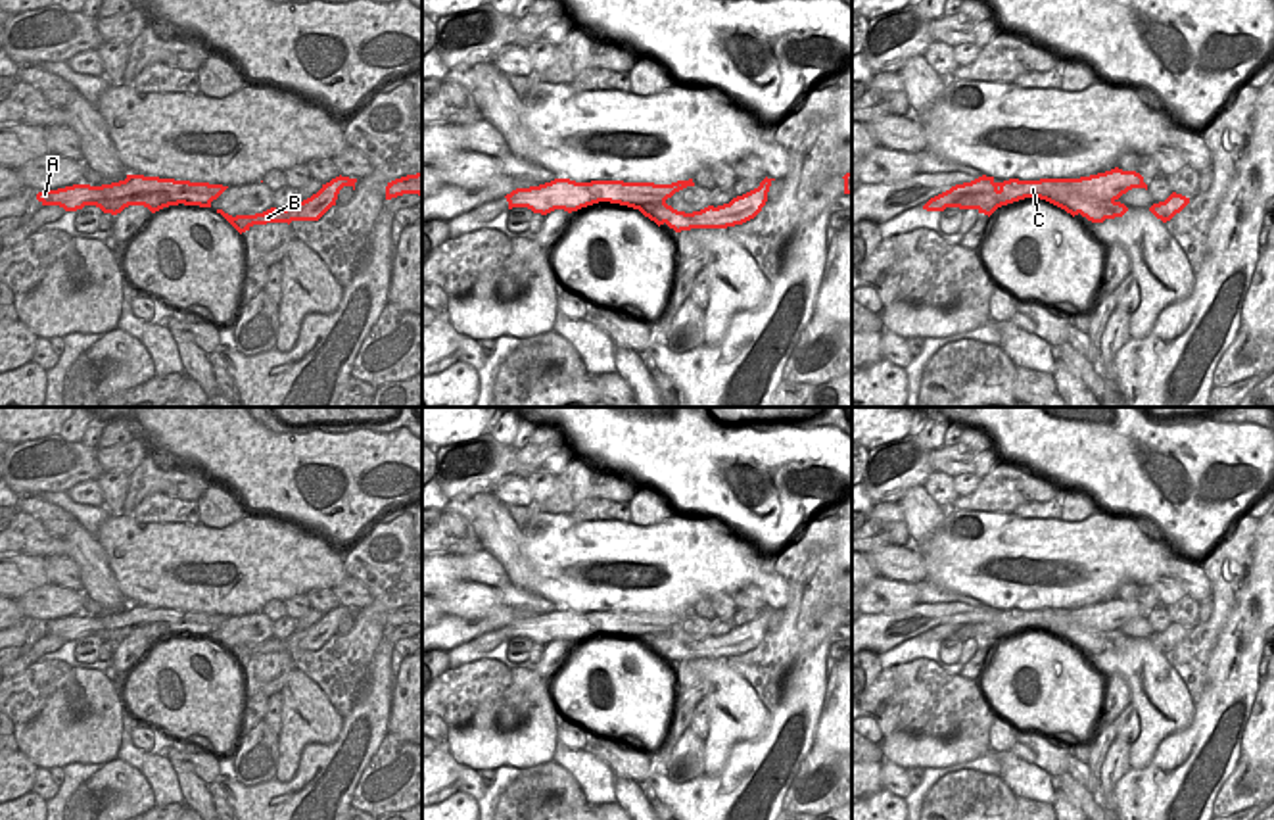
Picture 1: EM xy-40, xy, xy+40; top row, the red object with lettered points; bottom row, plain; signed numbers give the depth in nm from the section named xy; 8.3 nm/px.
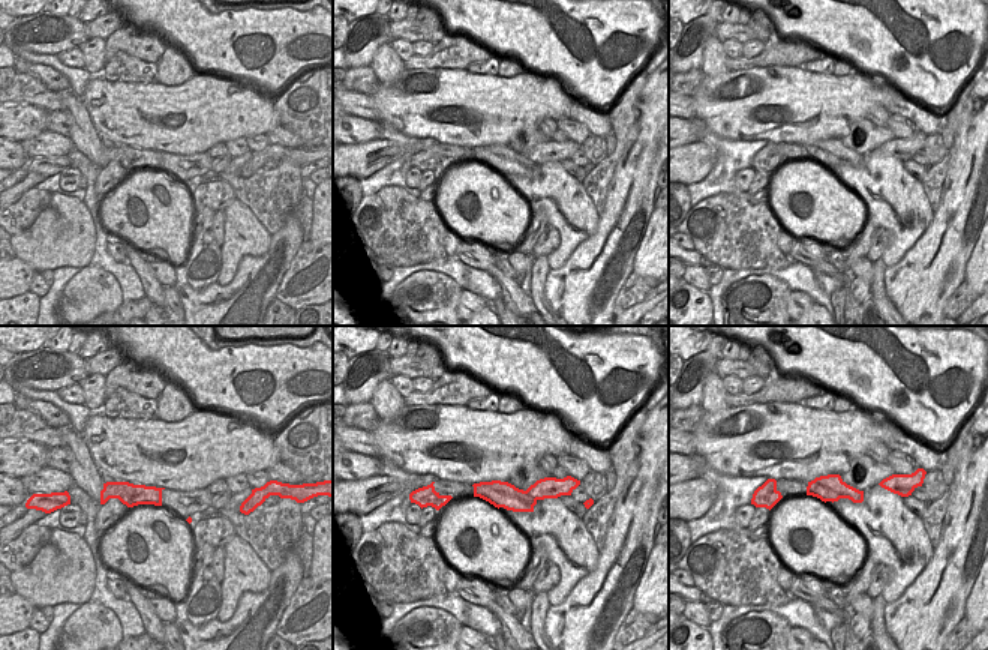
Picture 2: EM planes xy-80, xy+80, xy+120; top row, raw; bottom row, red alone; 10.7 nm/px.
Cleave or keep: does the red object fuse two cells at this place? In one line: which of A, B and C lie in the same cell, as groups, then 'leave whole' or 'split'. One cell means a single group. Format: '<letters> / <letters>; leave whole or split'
A C / B; split

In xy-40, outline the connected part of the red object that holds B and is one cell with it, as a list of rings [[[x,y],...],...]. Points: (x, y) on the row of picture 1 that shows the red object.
[[[336,177],[330,182],[322,184],[322,188],[303,202],[294,202],[286,209],[271,207],[263,213],[255,215],[228,215],[223,209],[217,209],[240,234],[249,230],[253,225],[267,223],[292,223],[292,221],[318,221],[332,205],[336,205],[338,194],[343,186],[351,186],[355,190],[357,179]]]

